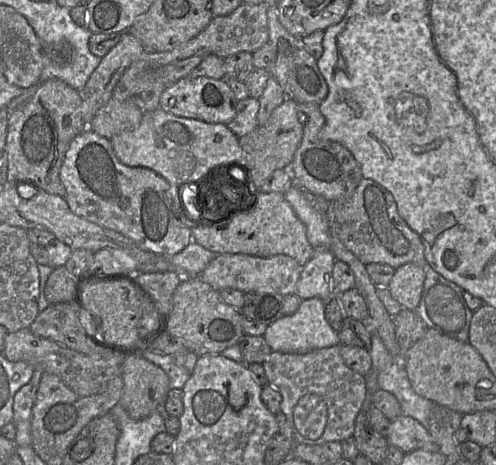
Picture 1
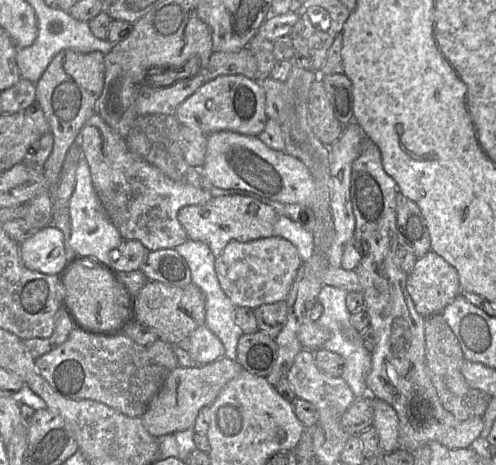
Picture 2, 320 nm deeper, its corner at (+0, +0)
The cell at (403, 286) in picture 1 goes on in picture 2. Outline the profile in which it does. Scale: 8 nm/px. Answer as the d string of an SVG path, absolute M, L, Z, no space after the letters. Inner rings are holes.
M432 250L417 259L406 288L424 318L441 314L461 292L457 270Z

